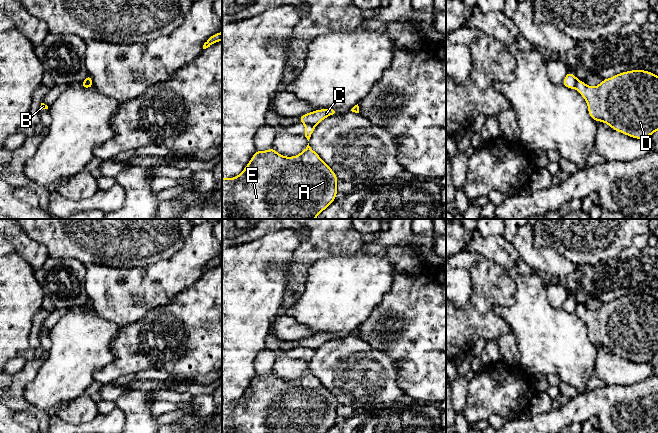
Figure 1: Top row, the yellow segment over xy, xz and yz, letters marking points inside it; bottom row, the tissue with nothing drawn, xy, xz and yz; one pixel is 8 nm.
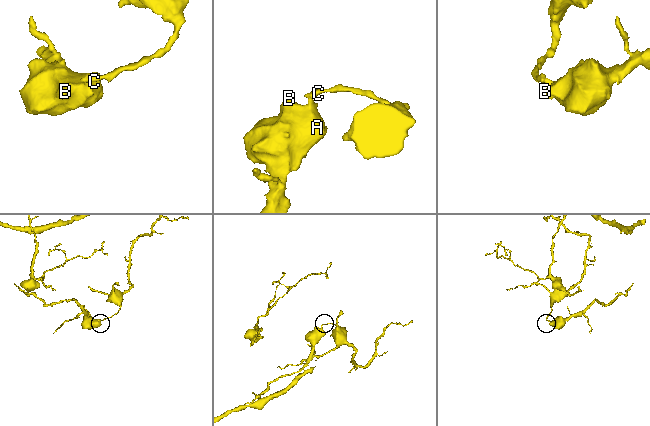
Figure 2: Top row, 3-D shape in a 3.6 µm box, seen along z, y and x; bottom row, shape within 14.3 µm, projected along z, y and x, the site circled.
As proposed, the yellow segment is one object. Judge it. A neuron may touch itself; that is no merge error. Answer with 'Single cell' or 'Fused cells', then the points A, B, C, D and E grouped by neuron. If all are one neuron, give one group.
Fused cells. Groups: A B D E / C

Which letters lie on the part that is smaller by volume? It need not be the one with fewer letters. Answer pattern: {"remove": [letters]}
{"remove": ["A", "B", "D", "E"]}

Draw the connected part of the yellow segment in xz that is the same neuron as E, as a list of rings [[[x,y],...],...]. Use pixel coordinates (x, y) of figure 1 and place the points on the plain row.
[[[273,370],[267,375],[256,374],[244,394],[234,402],[222,402],[222,433],[326,433],[336,423],[338,402],[333,394],[309,370],[297,380],[285,381],[275,375]]]

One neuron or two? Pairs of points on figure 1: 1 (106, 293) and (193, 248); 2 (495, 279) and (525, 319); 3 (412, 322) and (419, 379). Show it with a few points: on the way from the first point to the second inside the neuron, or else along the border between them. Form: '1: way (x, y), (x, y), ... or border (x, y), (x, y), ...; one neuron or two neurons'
1: way (128, 293), (158, 283), (171, 270); one neuron
2: border (514, 280), (514, 301), (495, 307), (508, 326); two neurons
3: way (419, 336), (419, 365); one neuron

